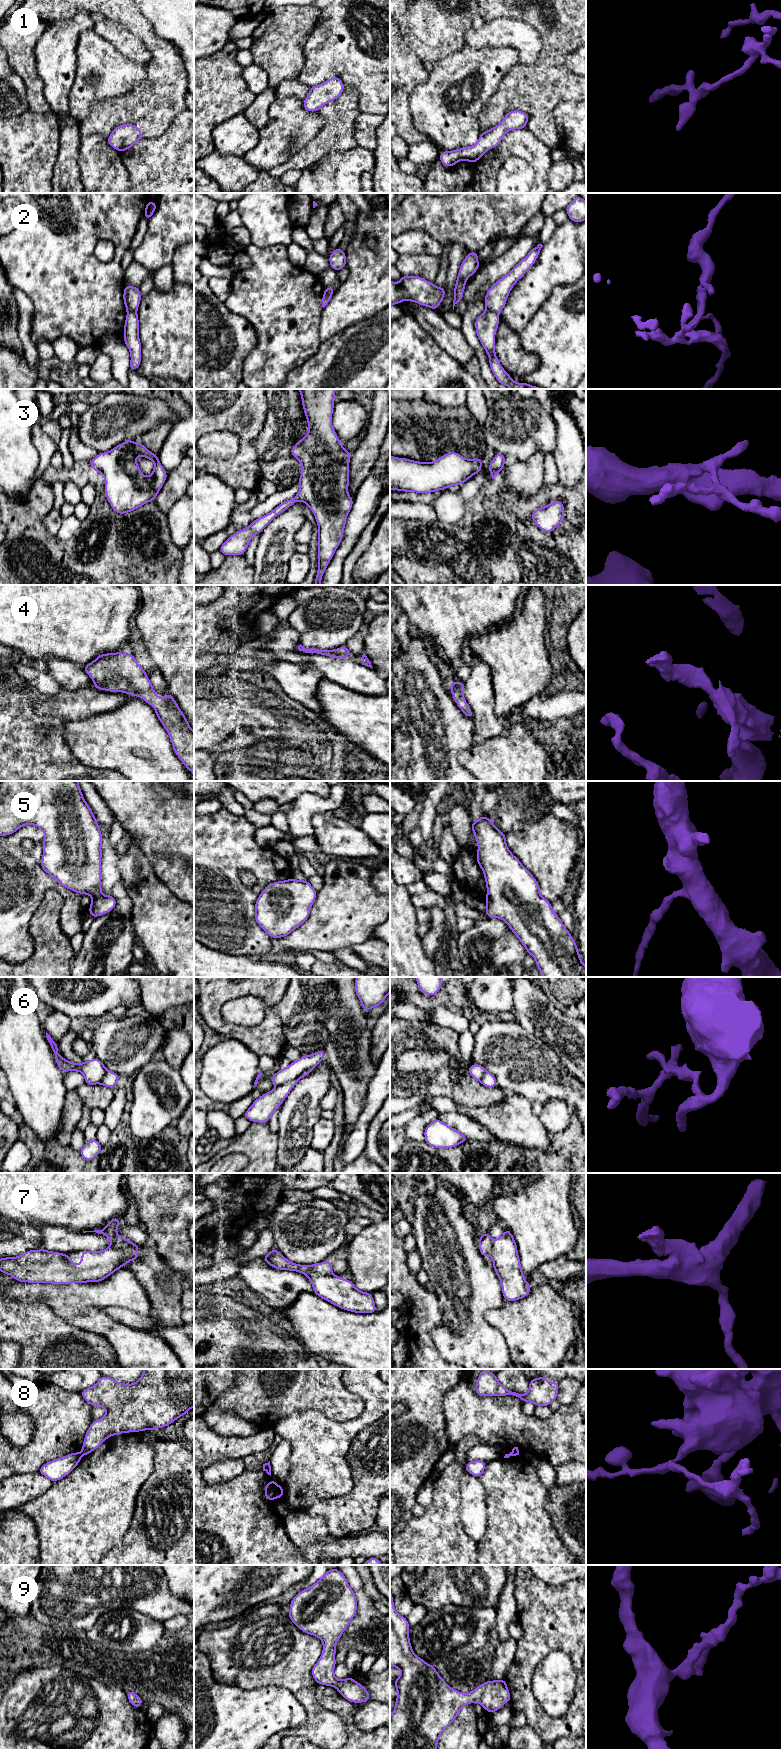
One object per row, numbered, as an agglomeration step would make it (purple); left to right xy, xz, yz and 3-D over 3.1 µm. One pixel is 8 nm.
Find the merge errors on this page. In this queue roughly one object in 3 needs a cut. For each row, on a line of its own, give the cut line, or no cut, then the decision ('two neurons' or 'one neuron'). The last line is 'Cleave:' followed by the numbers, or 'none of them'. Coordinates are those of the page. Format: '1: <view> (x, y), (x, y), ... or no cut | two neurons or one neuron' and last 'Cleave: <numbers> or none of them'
1: no cut | one neuron
2: yz (486, 309), (497, 314) | two neurons
3: no cut | one neuron
4: no cut | one neuron
5: no cut | one neuron
6: xz (314, 1066), (305, 1069), (295, 1078), (277, 1086) | two neurons
7: xz (332, 1274), (307, 1276) | two neurons
8: xz (278, 1486), (276, 1497) | two neurons
9: no cut | one neuron
Cleave: 2, 6, 7, 8

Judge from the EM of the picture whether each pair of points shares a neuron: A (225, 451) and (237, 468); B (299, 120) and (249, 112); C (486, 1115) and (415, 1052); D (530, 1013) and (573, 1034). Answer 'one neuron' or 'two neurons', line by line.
A: two neurons
B: two neurons
C: two neurons
D: one neuron

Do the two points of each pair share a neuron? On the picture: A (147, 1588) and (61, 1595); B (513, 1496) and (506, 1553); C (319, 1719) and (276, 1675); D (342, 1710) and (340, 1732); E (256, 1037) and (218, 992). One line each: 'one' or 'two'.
A: one
B: one
C: one
D: two
E: one

